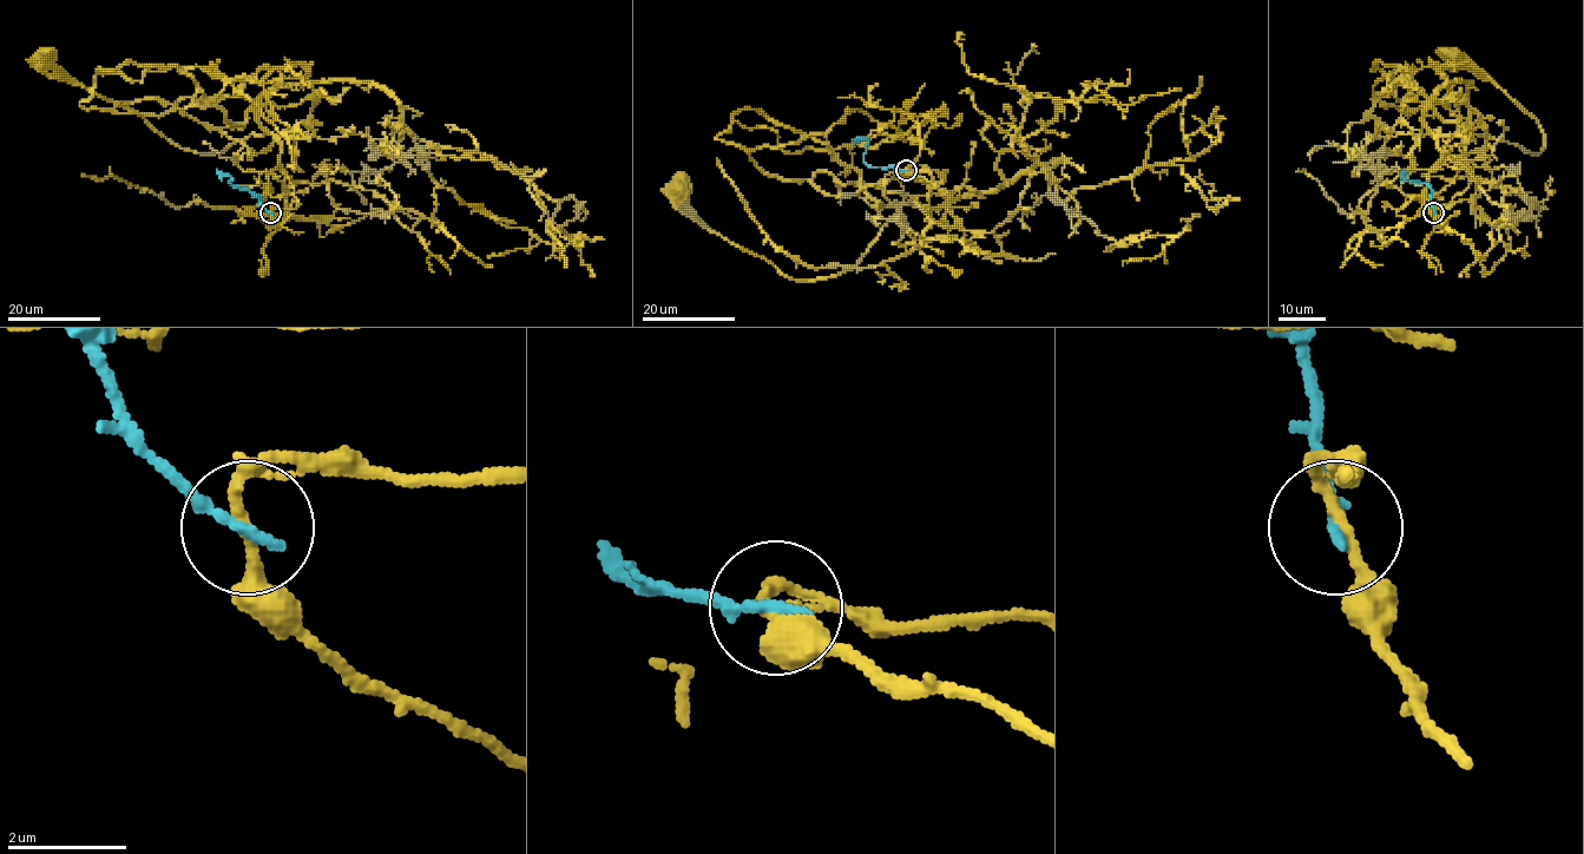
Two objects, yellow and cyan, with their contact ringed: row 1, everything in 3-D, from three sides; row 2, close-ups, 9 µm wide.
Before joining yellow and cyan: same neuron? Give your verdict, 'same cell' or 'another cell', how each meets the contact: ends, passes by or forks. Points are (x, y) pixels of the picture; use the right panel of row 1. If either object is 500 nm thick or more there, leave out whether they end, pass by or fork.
another cell | yellow passes by | cyan ends

